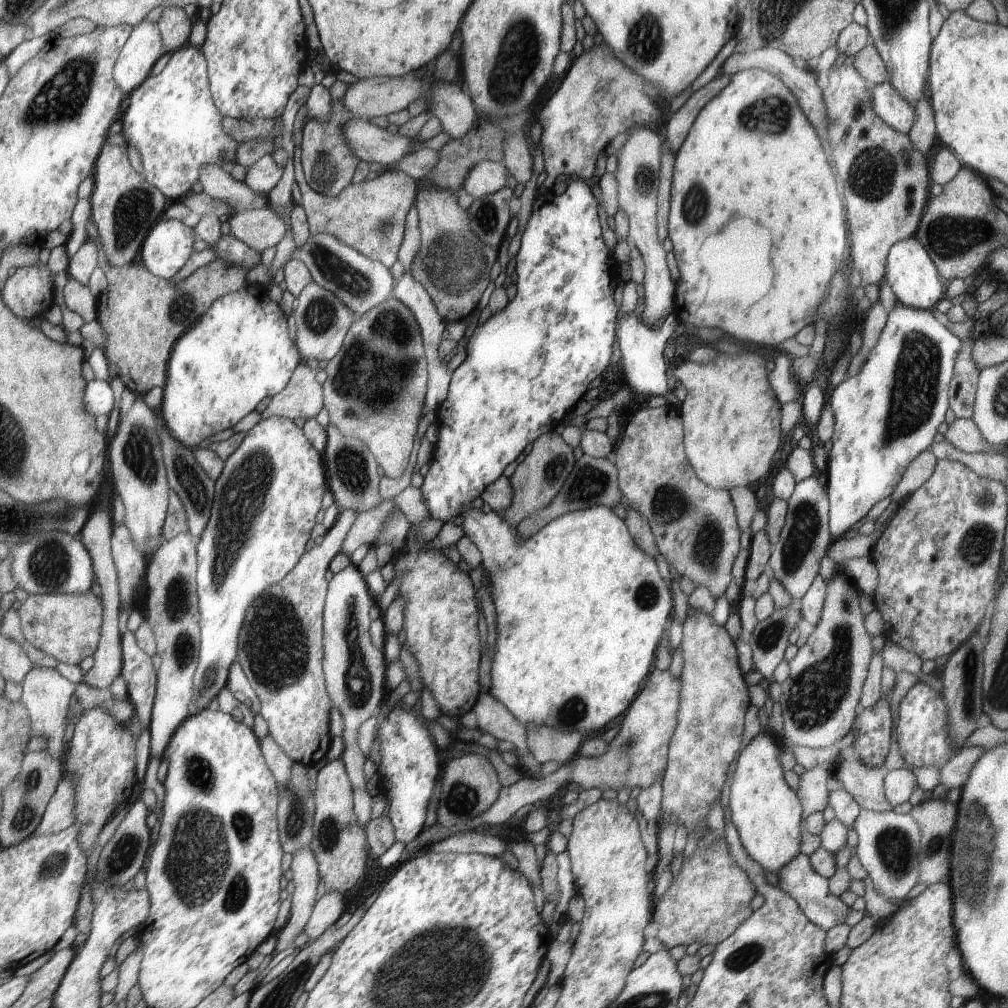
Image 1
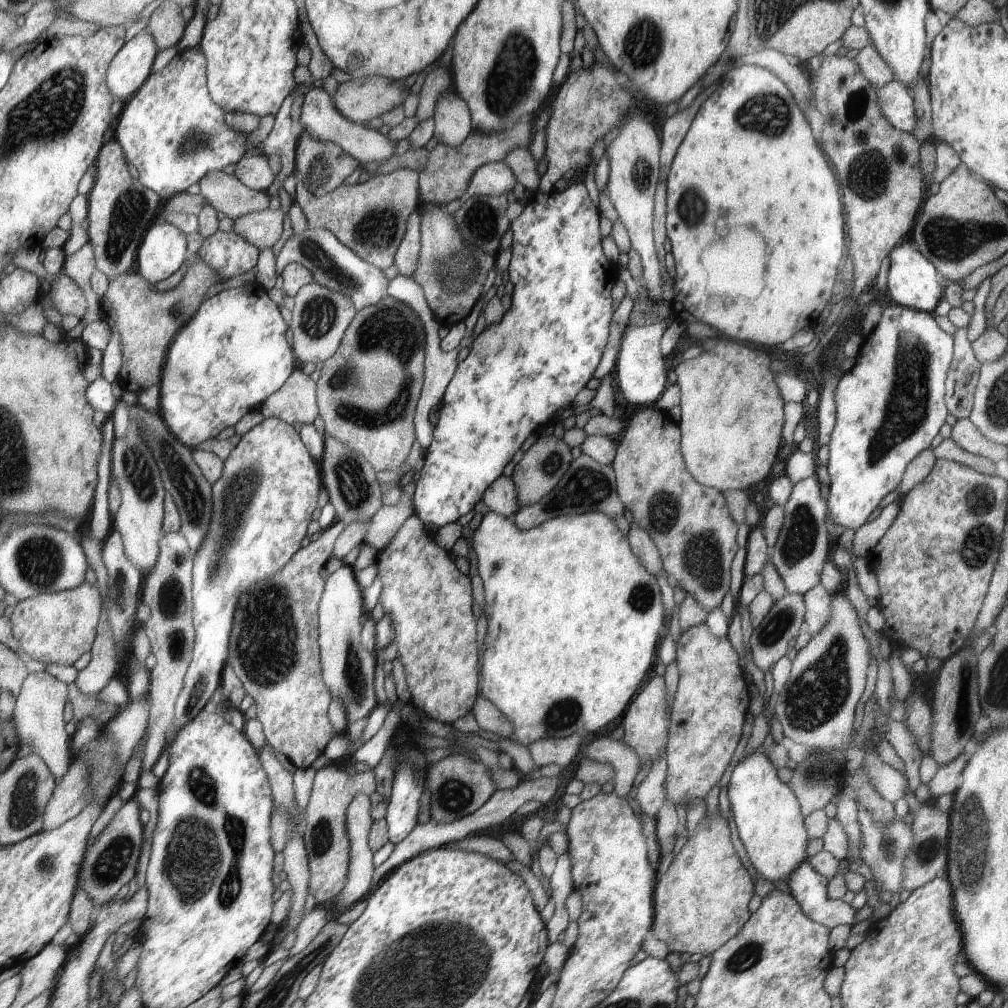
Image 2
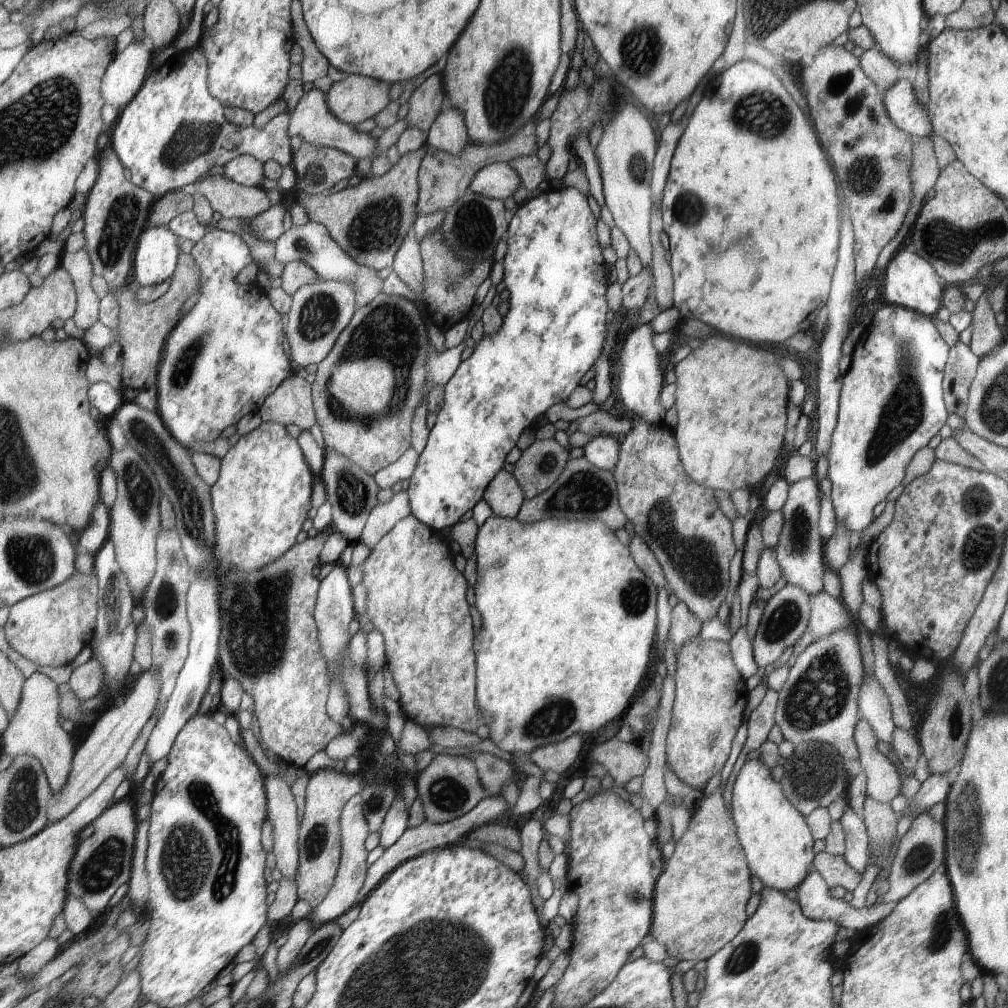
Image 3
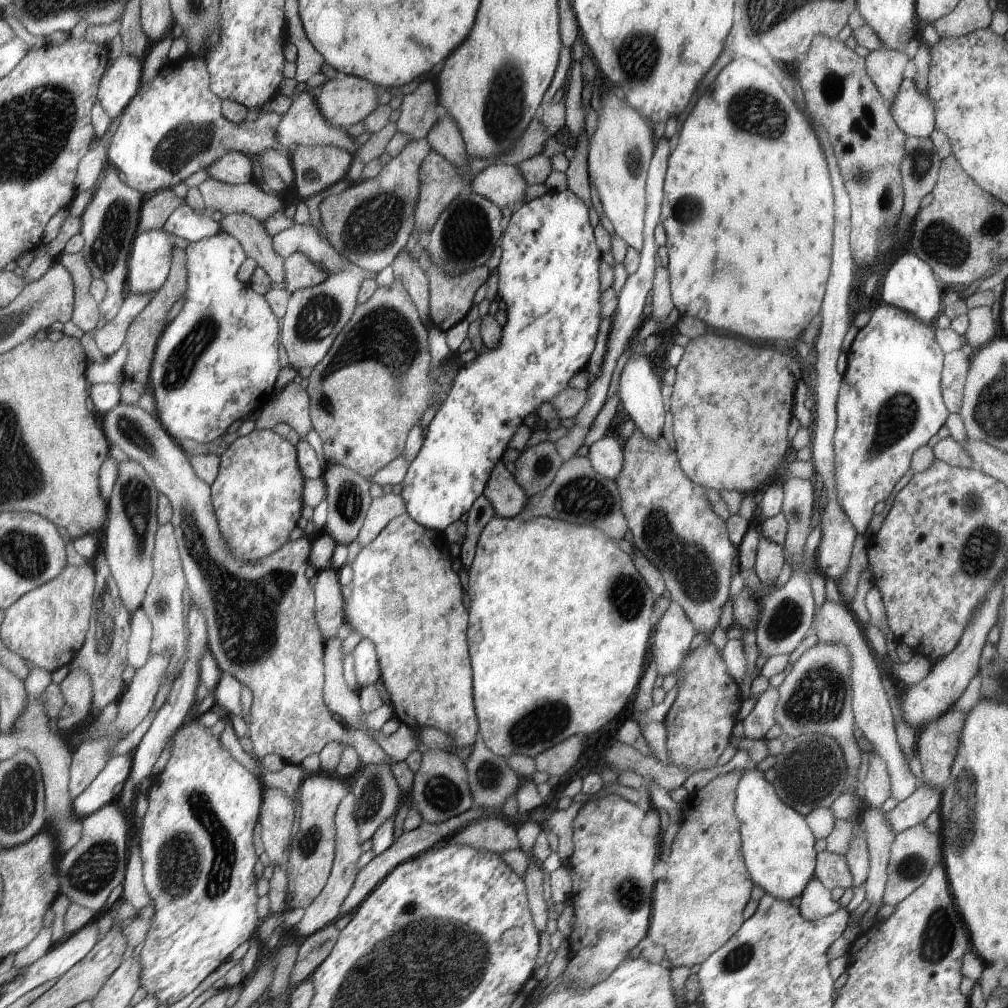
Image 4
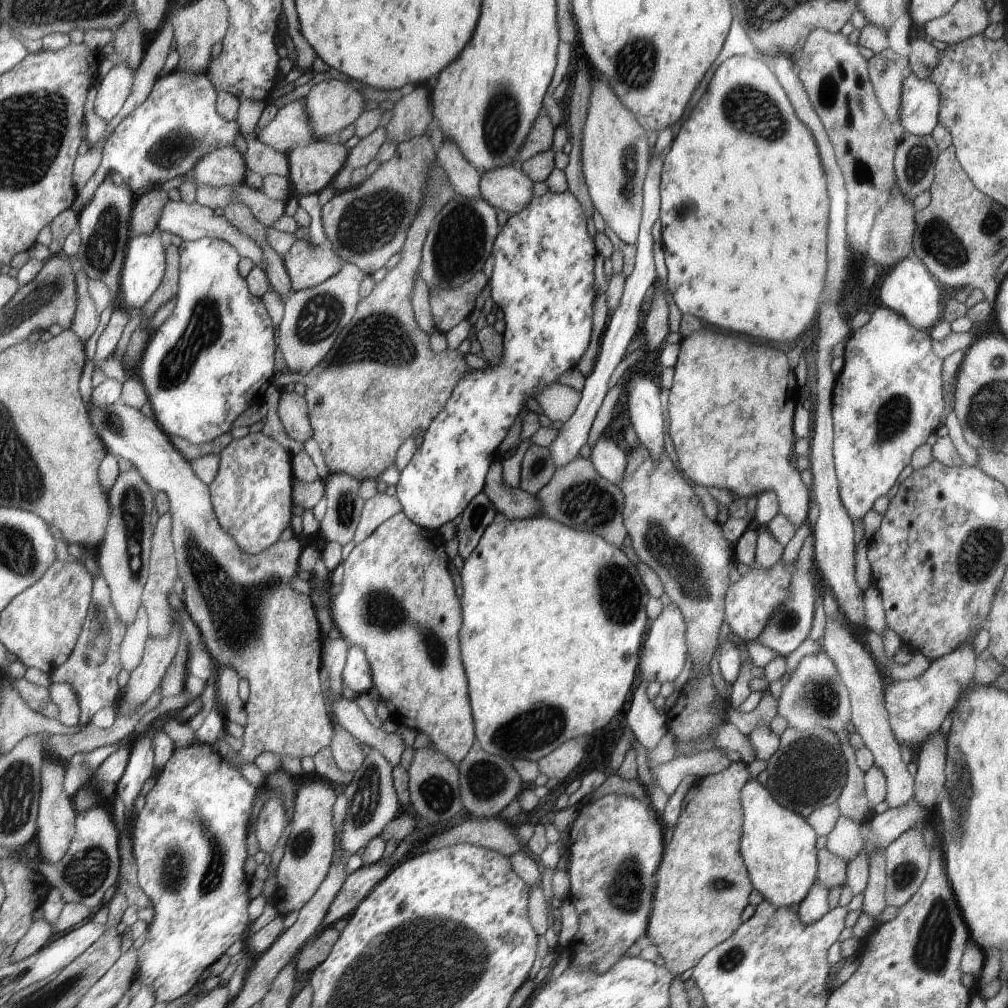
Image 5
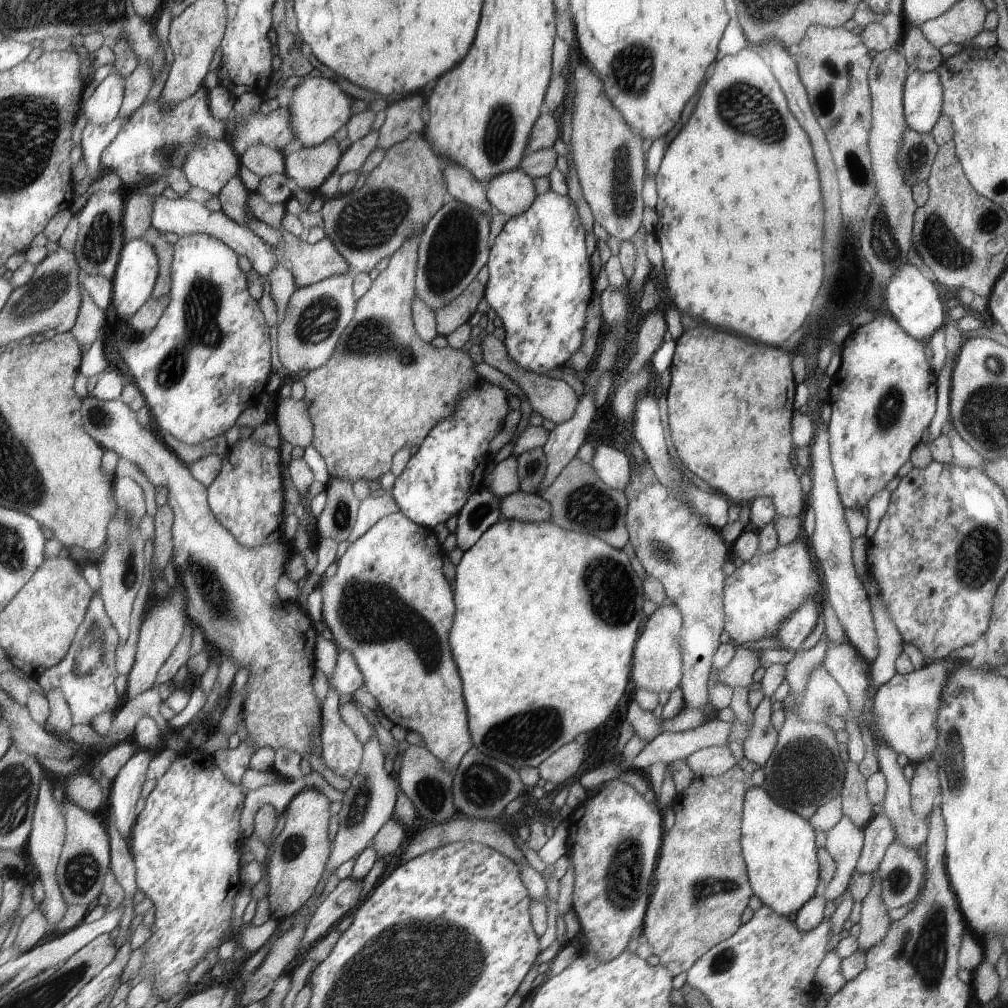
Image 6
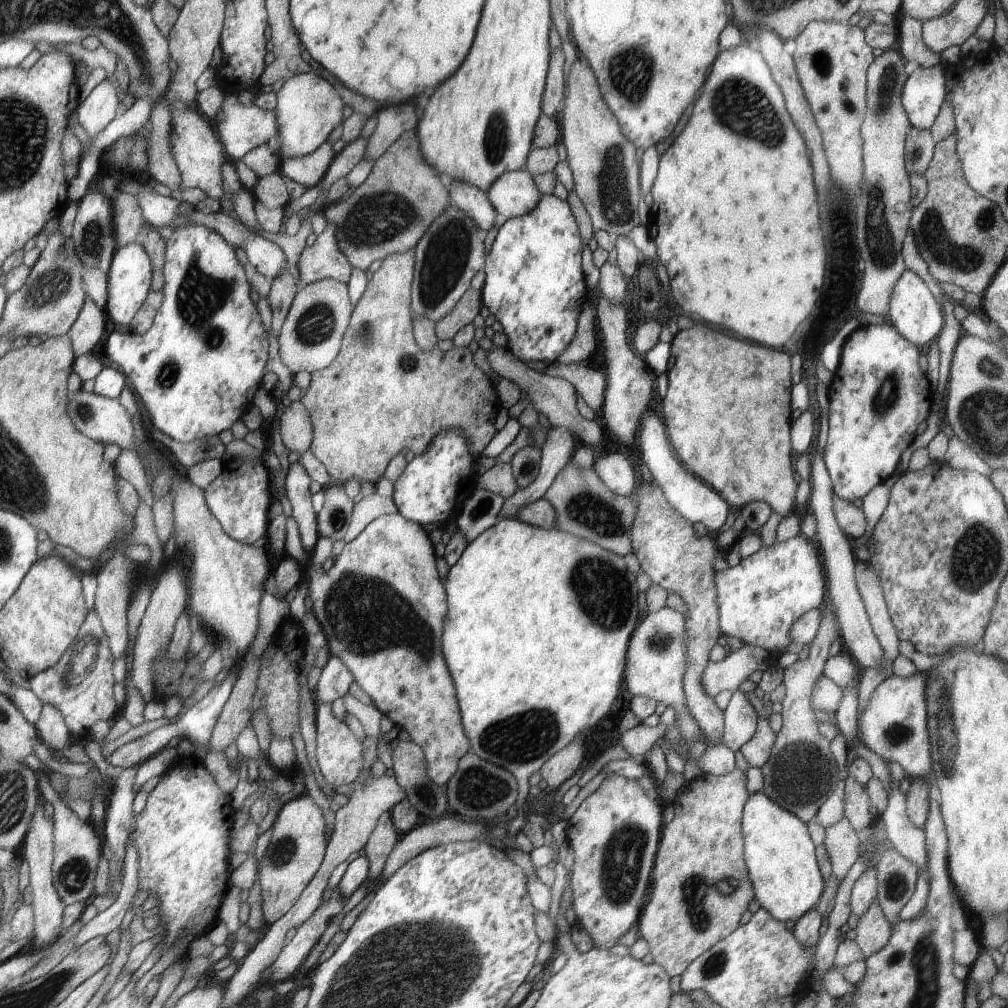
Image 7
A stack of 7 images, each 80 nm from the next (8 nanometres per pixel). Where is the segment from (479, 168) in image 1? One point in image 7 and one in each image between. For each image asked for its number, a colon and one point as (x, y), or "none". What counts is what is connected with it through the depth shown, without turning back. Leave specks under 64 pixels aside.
2: (492, 178)
3: (497, 180)
4: (502, 184)
5: (507, 187)
6: (511, 192)
7: (514, 193)

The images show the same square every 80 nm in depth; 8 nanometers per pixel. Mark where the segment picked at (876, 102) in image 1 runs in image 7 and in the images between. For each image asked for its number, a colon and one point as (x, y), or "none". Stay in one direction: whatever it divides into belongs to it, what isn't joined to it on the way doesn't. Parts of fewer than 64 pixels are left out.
2: (895, 101)
3: (901, 104)
4: (912, 110)
5: (918, 115)
6: (922, 98)
7: (923, 94)

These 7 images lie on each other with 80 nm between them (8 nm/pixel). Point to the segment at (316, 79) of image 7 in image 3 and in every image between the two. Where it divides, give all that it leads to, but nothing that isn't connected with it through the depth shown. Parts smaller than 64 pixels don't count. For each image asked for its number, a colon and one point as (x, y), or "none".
3: (356, 98)
4: (344, 102)
5: (332, 104)
6: (319, 106)

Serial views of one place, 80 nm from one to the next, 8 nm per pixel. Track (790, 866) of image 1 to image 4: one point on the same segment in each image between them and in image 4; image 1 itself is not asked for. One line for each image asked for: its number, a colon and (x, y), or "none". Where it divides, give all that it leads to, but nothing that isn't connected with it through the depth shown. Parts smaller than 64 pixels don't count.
2: (808, 887)
3: (812, 895)
4: (815, 901)

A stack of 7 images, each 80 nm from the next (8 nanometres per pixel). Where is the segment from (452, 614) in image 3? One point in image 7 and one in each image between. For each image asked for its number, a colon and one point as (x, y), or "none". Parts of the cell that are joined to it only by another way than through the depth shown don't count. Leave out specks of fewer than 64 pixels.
4: (405, 597)
5: (396, 599)
6: (389, 604)
7: (381, 604)

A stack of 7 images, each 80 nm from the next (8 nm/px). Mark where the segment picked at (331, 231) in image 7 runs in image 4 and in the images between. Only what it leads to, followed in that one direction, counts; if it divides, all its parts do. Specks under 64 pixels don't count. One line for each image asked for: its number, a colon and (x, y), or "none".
4: (301, 271)
5: (308, 265)
6: (311, 263)

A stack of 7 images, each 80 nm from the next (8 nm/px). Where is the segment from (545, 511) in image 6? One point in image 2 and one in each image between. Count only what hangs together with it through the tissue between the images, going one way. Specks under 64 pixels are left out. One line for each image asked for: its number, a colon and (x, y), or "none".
2: (500, 496)
3: (504, 495)
4: (507, 498)
5: (513, 503)

